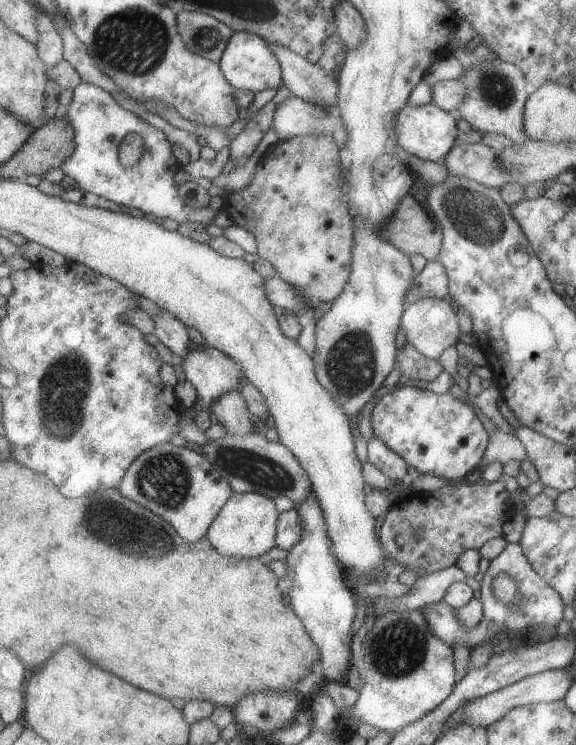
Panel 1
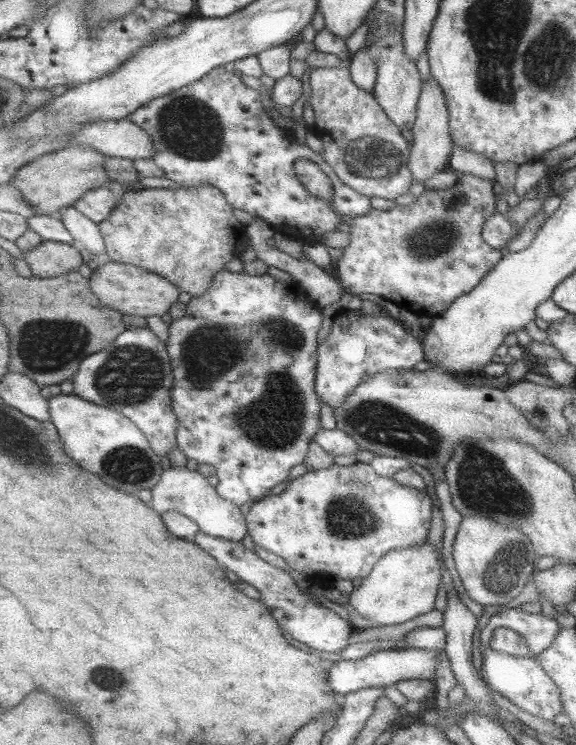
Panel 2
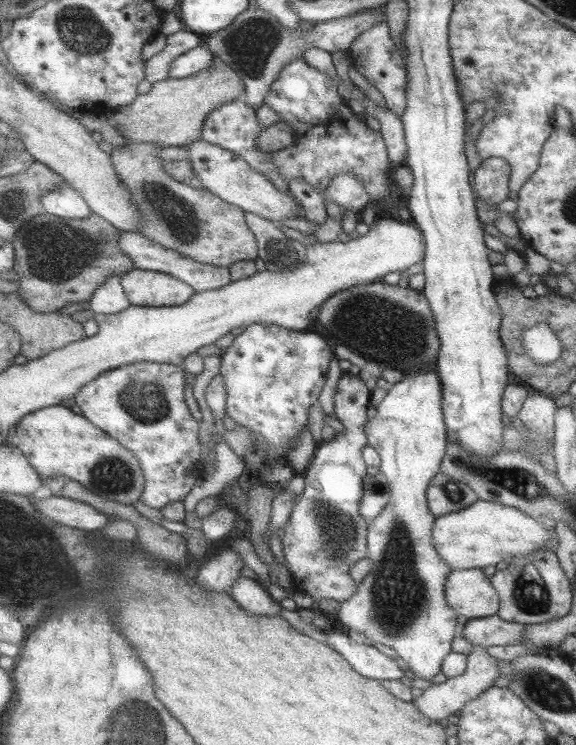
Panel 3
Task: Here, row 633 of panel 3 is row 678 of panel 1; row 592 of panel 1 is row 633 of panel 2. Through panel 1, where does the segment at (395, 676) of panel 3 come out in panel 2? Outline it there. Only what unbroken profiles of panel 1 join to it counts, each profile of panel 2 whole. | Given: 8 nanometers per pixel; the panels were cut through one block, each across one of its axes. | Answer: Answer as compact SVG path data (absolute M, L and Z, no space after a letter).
M200 531L194 541L201 545L205 552L217 558L224 568L235 573L240 580L257 588L261 594L260 600L270 608L284 632L290 633L295 640L305 643L316 652L337 653L345 650L358 637L357 628L351 621L341 618L331 608L321 606L315 600L316 596L310 593L310 589L301 590L289 573L262 560L255 551L245 548L241 542L223 540L203 531Z

